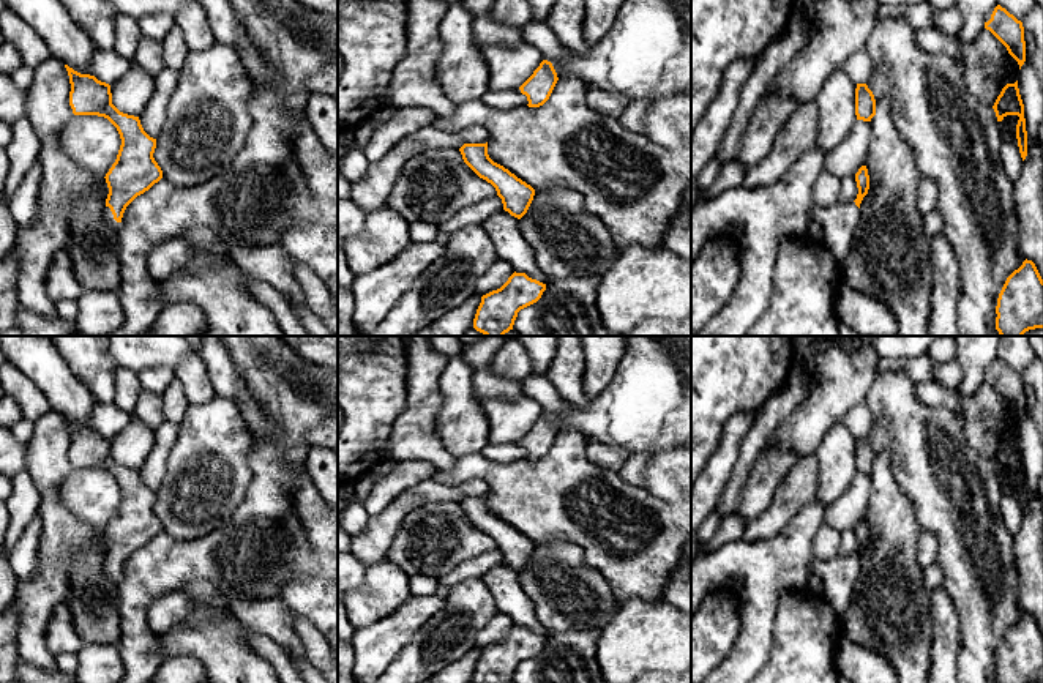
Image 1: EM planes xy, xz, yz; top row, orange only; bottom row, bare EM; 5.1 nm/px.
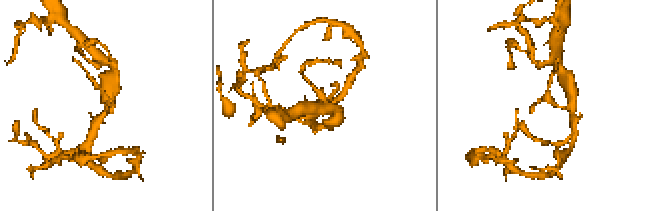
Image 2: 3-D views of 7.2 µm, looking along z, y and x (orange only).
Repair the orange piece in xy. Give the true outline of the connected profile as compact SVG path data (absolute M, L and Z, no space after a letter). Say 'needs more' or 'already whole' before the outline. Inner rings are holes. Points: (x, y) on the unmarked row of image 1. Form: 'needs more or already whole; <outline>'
needs more; M68 418L65 421L71 437L73 467L107 472L121 492L117 513L104 530L109 541L104 574L118 585L126 560L163 532L163 524L153 511L156 492L144 484L139 470L123 467L112 457L109 437L80 427Z

